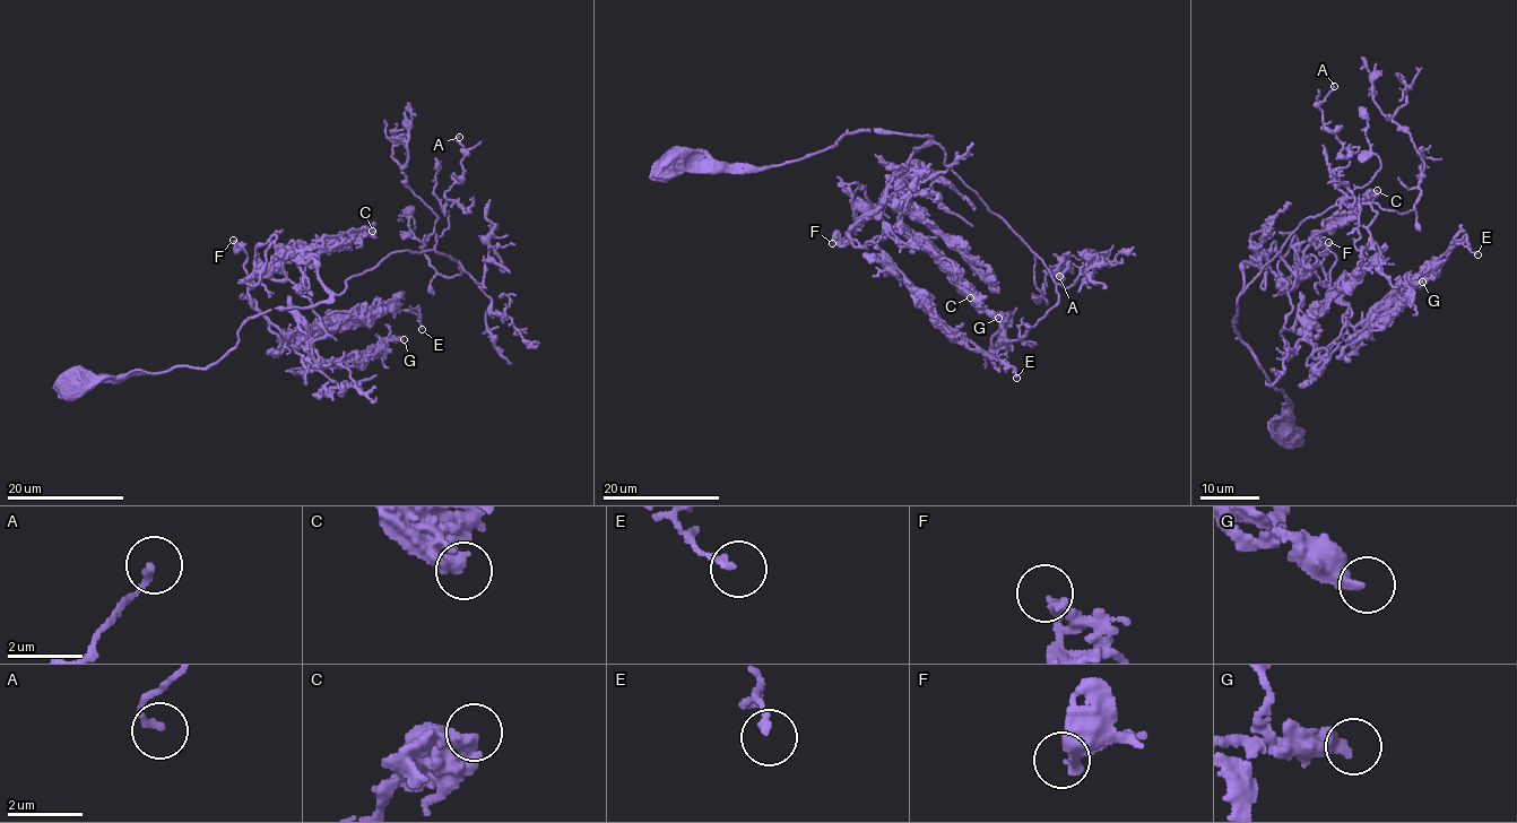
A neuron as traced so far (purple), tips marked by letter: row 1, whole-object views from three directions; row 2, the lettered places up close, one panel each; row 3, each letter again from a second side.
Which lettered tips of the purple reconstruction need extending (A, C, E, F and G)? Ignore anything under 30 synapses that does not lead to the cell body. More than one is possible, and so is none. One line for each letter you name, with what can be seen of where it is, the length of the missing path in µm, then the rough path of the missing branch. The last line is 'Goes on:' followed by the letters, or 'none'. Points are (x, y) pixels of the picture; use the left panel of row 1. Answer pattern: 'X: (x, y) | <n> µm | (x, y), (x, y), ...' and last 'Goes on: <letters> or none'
Goes on: none

